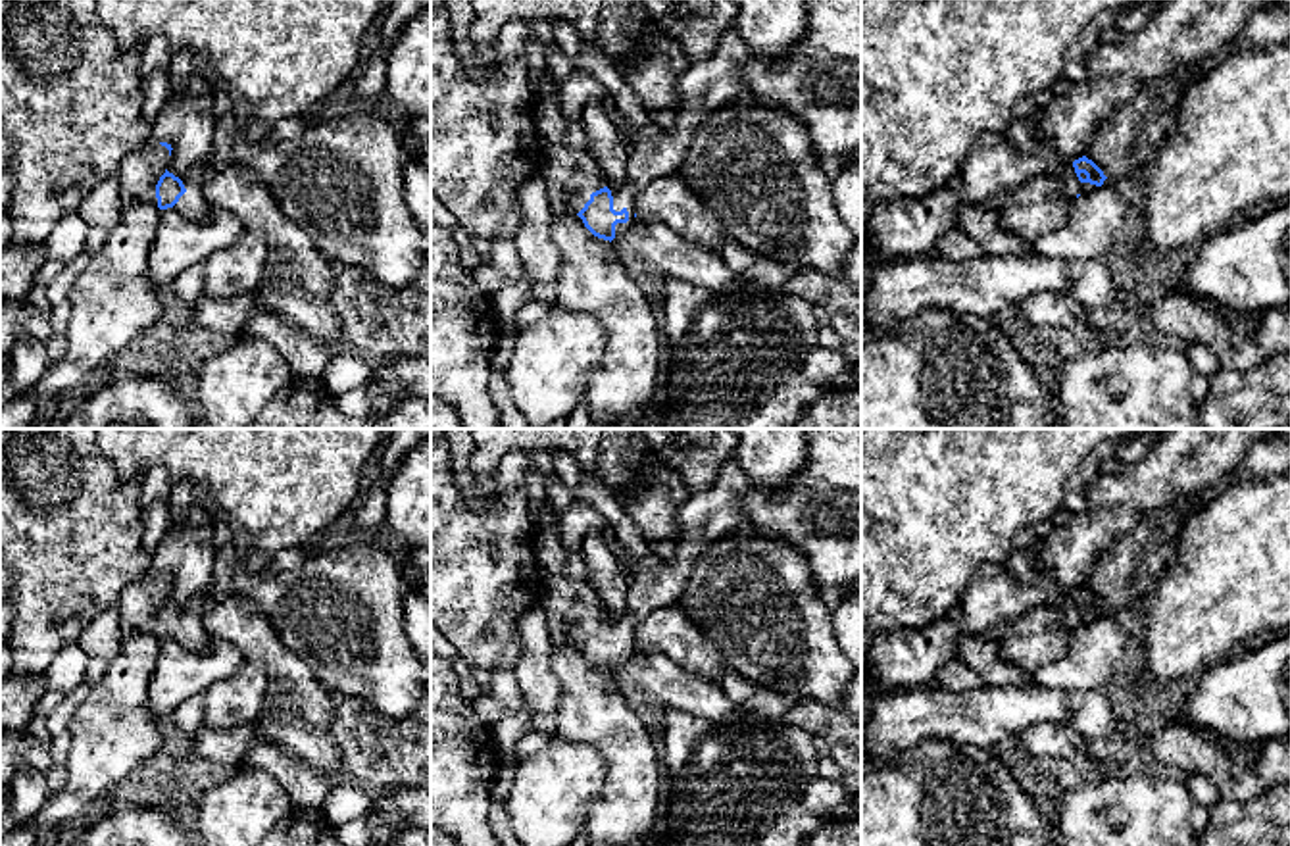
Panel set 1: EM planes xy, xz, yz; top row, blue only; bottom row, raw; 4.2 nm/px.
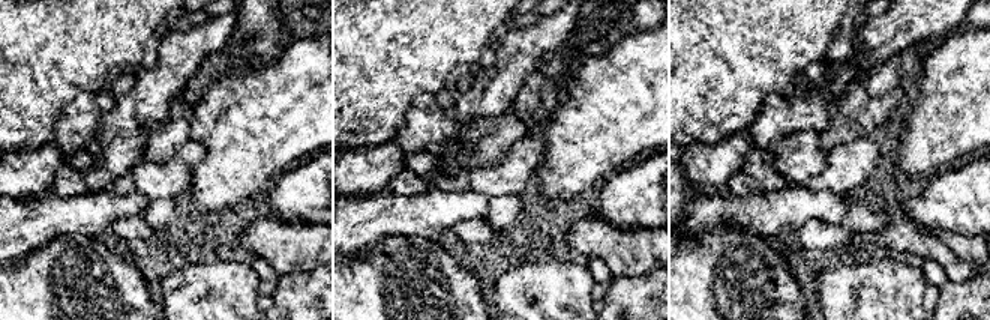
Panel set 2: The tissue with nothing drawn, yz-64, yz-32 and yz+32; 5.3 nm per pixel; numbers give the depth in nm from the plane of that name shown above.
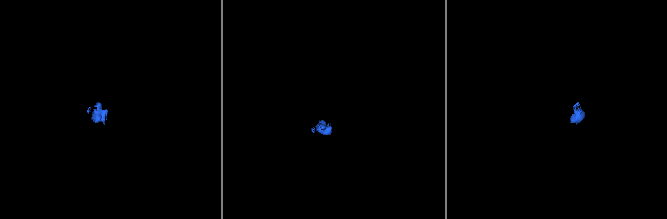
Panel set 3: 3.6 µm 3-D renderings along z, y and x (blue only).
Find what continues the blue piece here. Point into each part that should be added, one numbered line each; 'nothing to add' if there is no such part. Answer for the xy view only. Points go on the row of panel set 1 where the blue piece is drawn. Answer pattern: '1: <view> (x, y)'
1: xy (139, 174)
2: xy (193, 204)

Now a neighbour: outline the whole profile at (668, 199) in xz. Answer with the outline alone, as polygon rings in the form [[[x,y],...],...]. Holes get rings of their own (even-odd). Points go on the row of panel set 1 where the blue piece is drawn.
[[[679,173],[646,187],[634,200],[634,213],[636,217],[659,219],[686,240],[715,252],[727,238],[715,213],[688,188]]]

